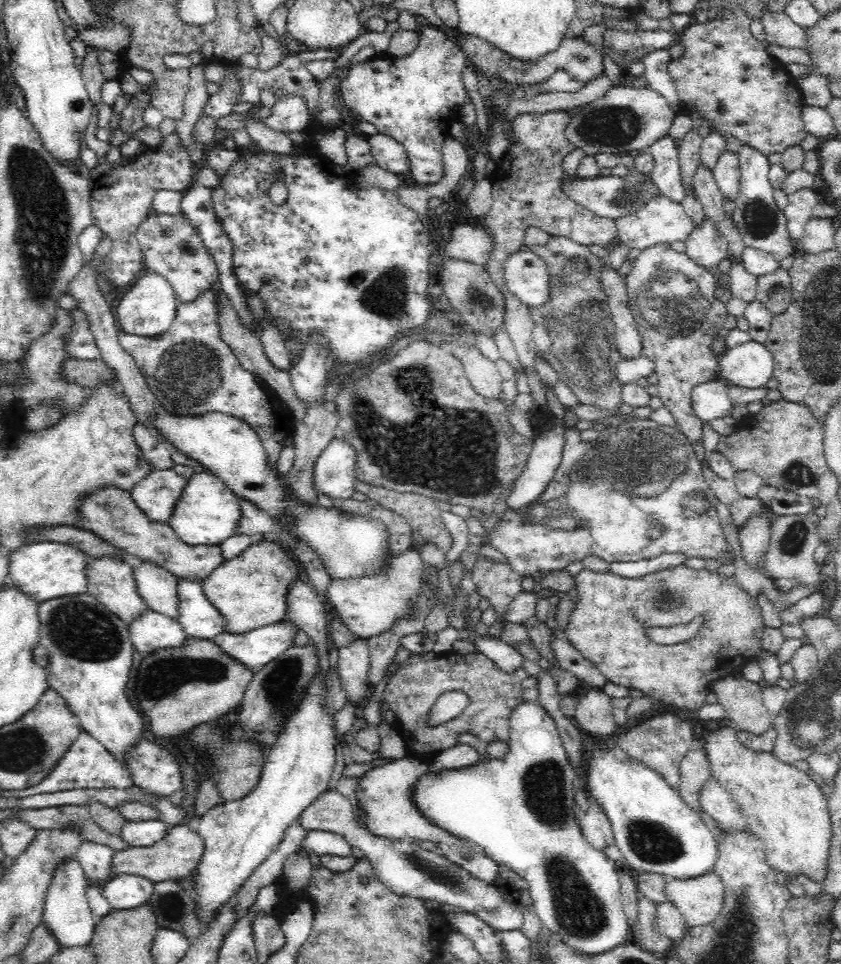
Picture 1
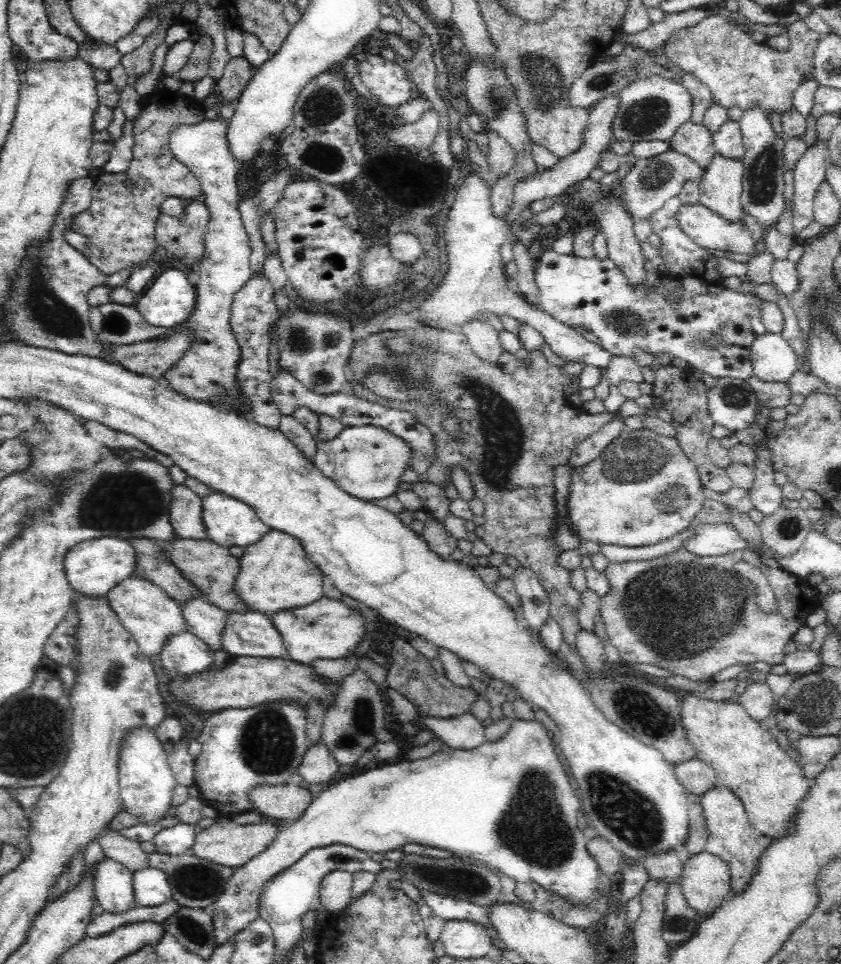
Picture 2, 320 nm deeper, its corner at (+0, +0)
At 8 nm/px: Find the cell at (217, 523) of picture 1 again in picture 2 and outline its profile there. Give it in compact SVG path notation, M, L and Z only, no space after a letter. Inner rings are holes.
M212 491L202 499L202 524L206 531L206 537L219 546L229 548L230 546L246 547L255 544L266 534L268 528L257 514L245 502L236 497L225 495L221 492Z

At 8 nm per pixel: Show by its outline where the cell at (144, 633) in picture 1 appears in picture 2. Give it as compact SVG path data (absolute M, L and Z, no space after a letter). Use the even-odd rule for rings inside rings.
M184 629L166 637L158 656L162 666L171 673L189 675L216 663L213 654L214 649L208 643Z

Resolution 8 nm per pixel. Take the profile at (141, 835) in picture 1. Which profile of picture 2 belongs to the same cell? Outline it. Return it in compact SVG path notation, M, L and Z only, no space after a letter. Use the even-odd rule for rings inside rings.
M174 824L168 828L162 828L154 834L152 844L155 851L160 854L181 855L189 854L189 848L194 844L196 825Z

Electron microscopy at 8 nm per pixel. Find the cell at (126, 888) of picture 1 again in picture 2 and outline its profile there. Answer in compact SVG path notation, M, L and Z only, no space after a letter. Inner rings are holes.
M146 866L133 872L132 891L138 907L160 906L172 899L166 874L154 867Z

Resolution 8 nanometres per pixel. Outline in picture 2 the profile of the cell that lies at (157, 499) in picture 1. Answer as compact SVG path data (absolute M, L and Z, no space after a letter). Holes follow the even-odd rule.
M173 485L168 518L175 535L192 540L206 540L202 524L202 499L185 485Z

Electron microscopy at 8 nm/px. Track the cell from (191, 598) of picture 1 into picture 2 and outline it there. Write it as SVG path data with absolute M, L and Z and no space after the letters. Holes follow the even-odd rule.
M225 611L221 649L230 656L282 657L284 650L270 616L252 611Z

